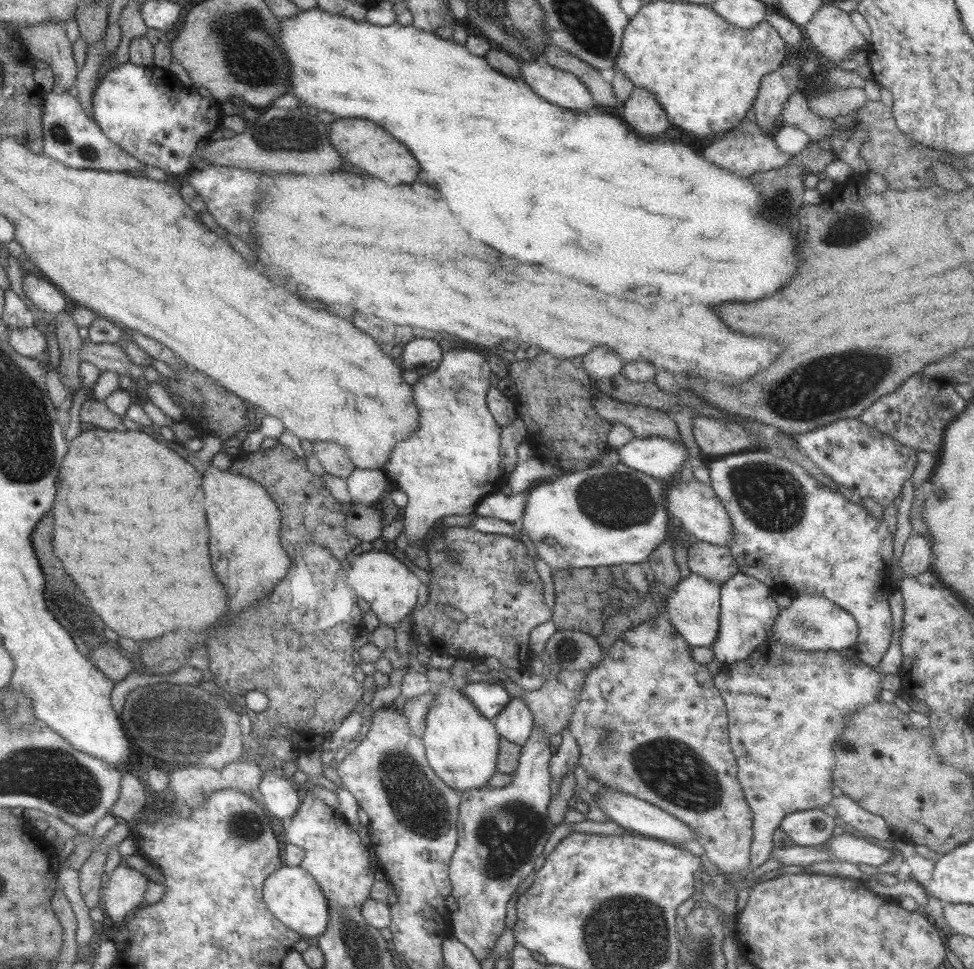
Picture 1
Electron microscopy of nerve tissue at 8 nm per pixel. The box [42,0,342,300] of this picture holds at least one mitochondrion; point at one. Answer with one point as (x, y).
(252, 65)

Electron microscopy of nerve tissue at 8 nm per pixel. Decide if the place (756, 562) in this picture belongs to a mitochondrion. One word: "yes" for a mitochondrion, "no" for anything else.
no

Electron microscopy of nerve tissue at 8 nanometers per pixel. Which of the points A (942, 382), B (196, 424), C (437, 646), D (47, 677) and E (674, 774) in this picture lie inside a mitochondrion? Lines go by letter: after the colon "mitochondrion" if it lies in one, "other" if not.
A: other
B: other
C: other
D: other
E: mitochondrion

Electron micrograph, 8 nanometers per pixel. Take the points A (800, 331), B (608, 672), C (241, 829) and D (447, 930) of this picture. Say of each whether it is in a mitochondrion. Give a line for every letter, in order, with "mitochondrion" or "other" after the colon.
A: other
B: other
C: mitochondrion
D: other

